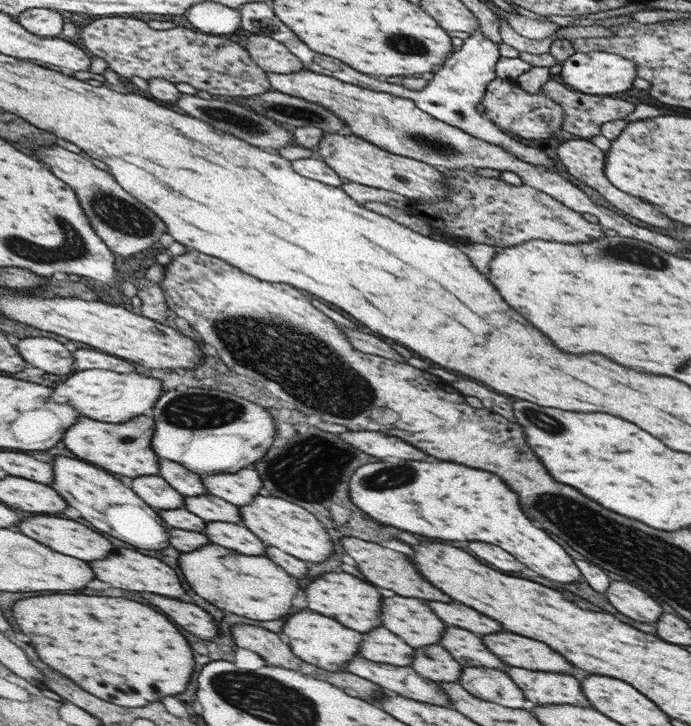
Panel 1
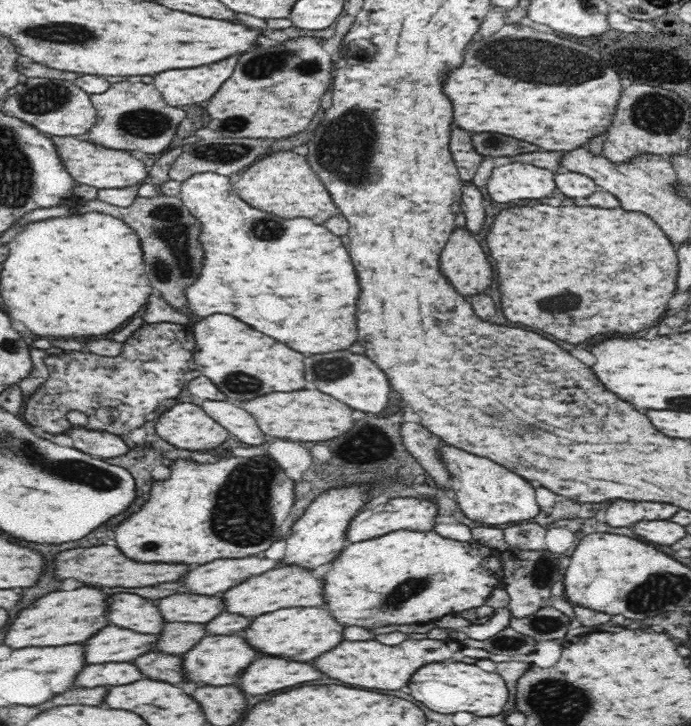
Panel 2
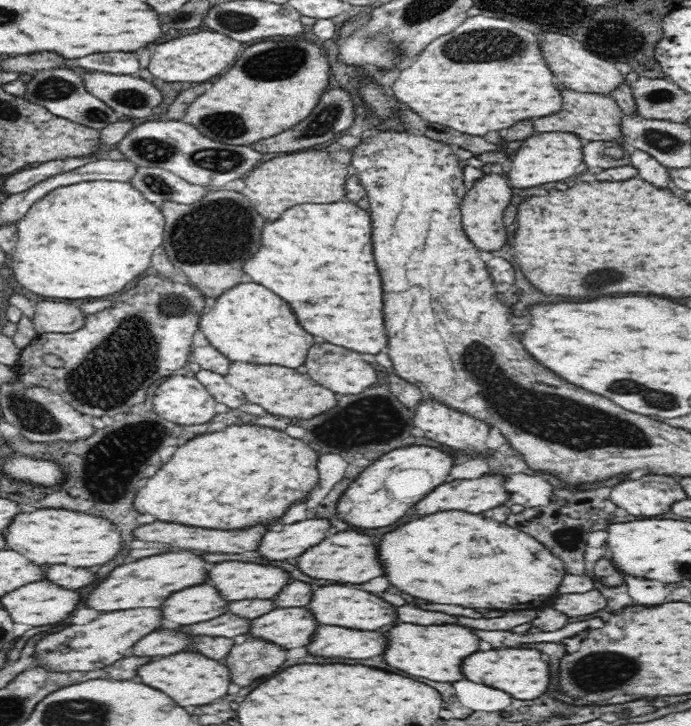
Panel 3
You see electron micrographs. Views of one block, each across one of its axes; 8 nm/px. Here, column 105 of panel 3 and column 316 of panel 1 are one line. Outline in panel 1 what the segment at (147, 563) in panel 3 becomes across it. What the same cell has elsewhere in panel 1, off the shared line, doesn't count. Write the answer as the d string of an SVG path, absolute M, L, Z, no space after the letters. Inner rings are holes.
M342 572L342 574L324 574L318 580L314 580L308 588L306 588L306 600L308 600L308 608L334 618L336 622L340 622L346 628L354 628L356 632L370 632L378 626L382 626L380 620L380 612L382 612L382 596L378 592L376 586L368 584L368 582L358 582L358 578Z

